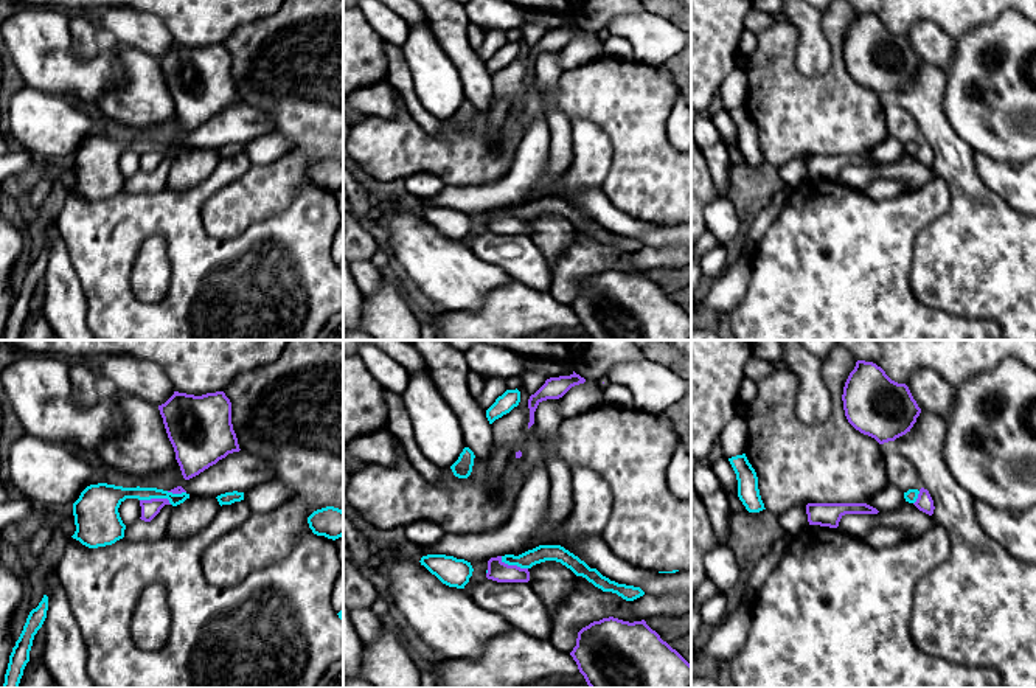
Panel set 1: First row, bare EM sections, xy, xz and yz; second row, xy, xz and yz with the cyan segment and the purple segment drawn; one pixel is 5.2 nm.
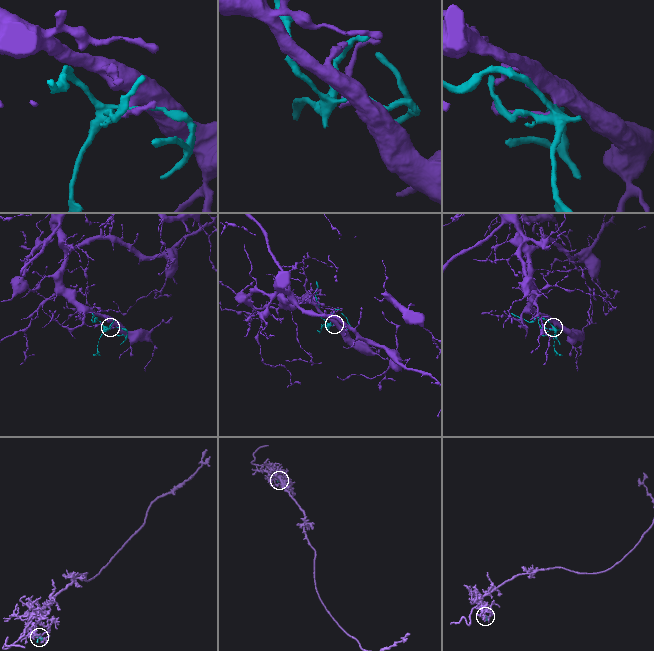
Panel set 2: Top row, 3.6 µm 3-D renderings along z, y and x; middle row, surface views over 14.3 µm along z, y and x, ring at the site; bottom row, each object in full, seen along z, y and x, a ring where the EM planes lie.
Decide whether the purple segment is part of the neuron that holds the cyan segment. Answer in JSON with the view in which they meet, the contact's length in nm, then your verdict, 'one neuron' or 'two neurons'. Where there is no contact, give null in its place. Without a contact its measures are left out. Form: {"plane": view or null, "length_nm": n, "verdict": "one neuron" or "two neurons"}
{"plane": "xy", "length_nm": 170, "verdict": "two neurons"}

